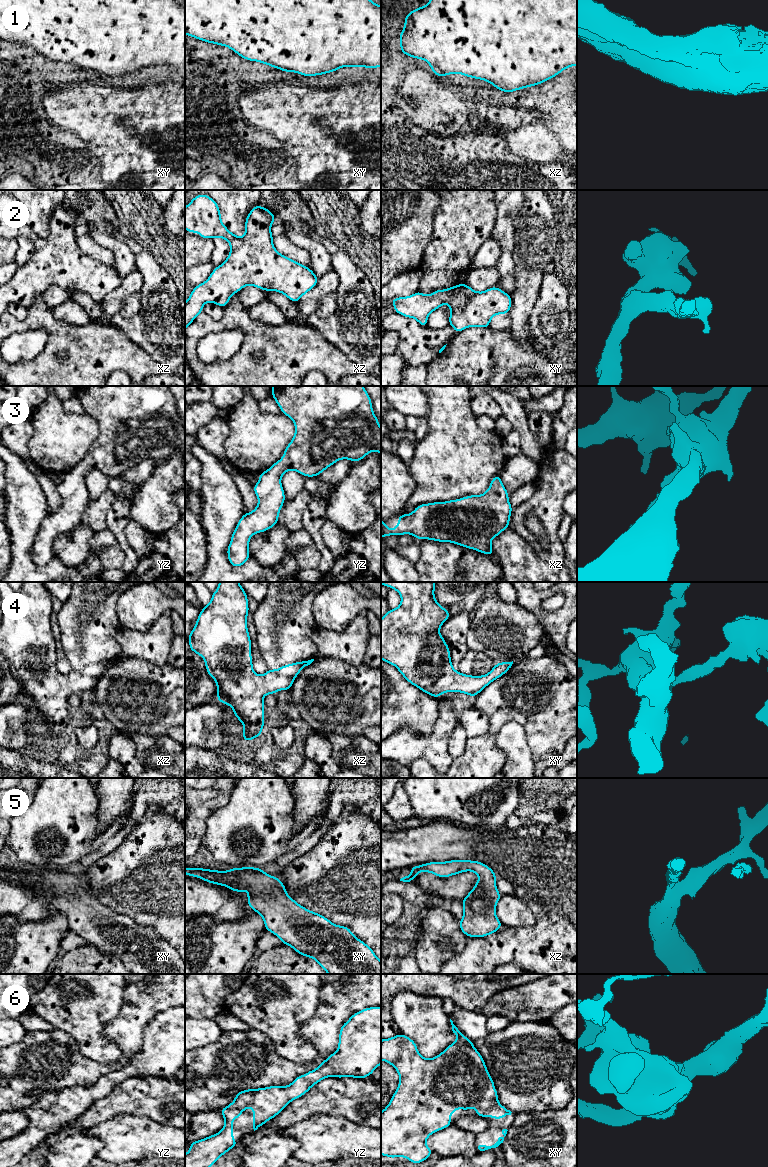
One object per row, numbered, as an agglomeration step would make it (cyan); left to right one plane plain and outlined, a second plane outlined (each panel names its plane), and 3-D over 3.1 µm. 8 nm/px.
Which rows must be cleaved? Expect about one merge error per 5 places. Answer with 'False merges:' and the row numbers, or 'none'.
False merges: none

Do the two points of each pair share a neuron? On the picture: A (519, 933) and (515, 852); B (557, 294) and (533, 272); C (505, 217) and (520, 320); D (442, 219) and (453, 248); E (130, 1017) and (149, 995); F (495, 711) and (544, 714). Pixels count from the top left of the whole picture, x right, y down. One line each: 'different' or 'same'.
A: same
B: different
C: different
D: same
E: same
F: same

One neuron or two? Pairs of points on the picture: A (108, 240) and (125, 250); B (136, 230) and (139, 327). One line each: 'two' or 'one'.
A: one
B: one

